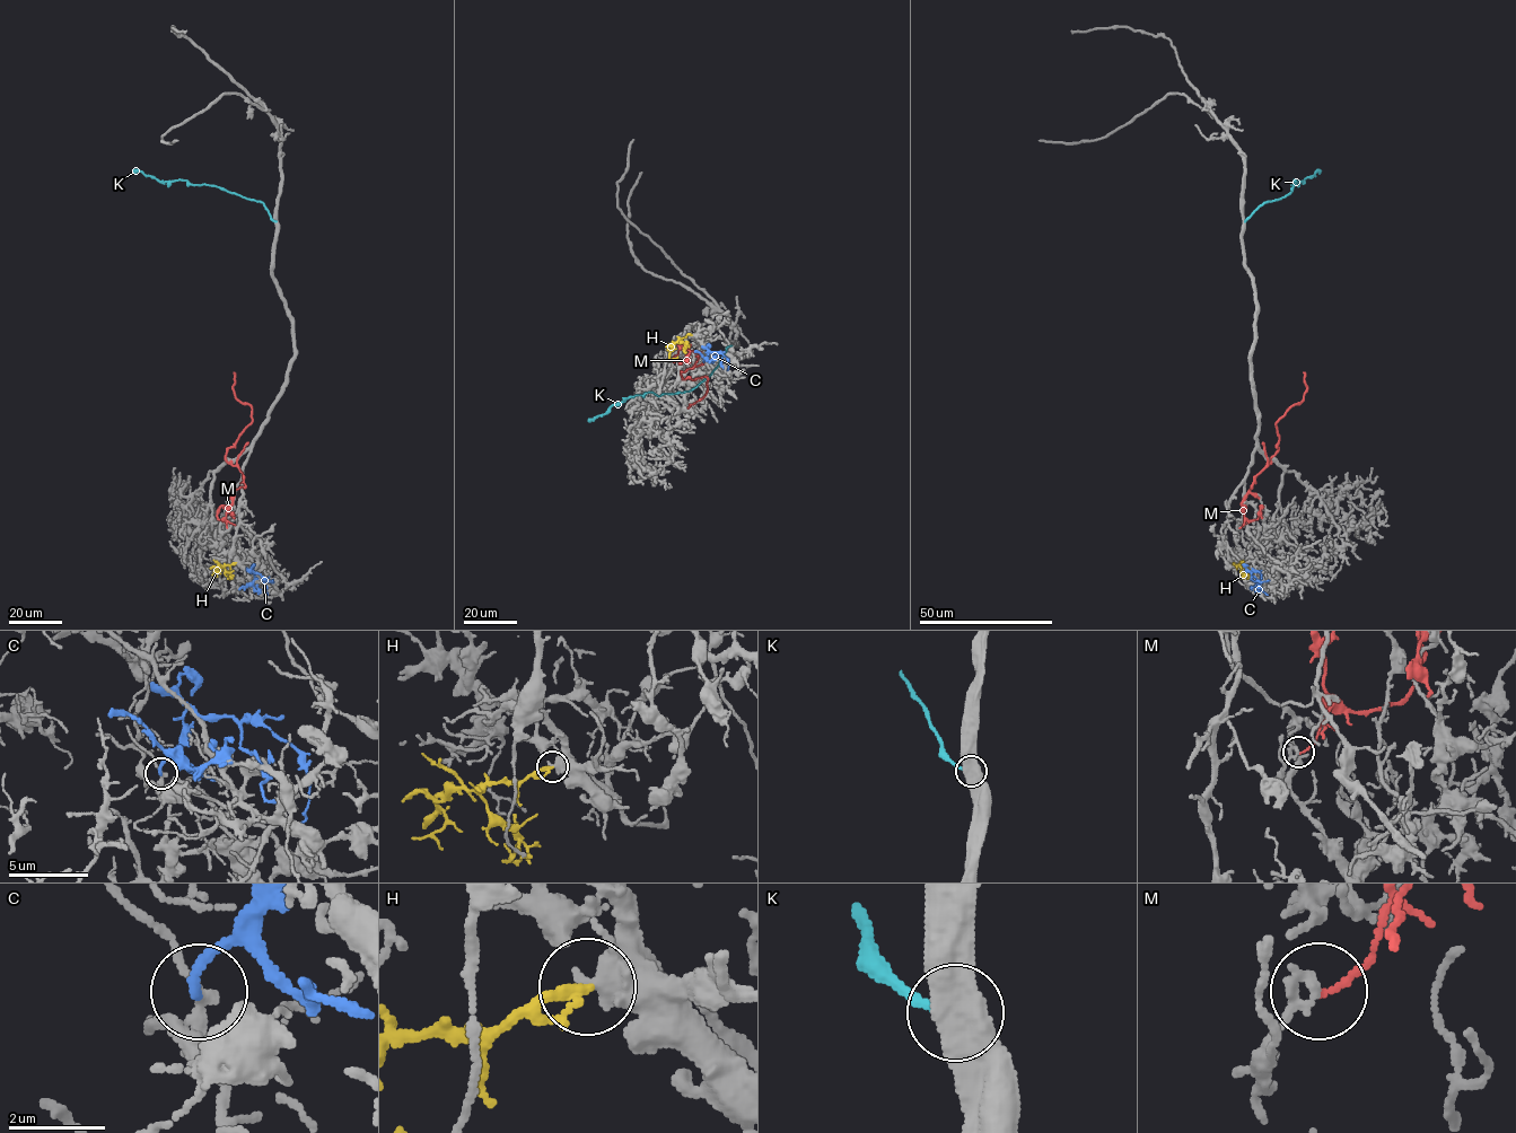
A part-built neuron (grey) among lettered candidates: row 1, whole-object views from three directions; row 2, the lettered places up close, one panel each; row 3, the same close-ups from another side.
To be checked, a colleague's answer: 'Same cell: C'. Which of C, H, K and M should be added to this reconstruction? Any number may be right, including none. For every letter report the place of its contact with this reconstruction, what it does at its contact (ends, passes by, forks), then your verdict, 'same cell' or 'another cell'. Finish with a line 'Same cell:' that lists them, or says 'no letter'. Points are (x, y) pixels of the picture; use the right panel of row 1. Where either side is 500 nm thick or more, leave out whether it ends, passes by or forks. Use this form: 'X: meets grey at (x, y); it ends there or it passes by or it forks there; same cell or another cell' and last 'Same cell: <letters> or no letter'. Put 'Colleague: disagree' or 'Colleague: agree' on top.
Colleague: disagree
C: meets grey at (1261, 570); it ends there; another cell
H: meets grey at (1234, 562); it ends there; same cell
K: meets grey at (1244, 221); another cell
M: meets grey at (1240, 527); it ends there; another cell
Same cell: H

